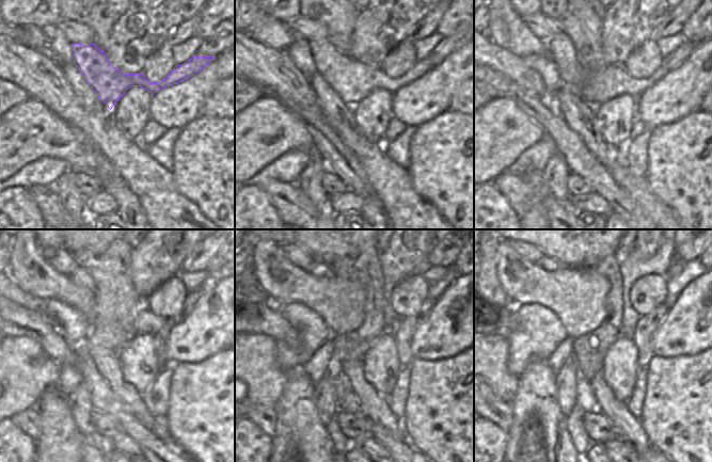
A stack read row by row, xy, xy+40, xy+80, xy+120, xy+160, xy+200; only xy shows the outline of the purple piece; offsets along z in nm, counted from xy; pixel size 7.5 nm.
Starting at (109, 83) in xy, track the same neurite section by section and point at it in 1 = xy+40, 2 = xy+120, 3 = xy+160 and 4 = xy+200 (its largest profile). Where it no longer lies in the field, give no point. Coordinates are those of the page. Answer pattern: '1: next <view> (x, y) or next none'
1: next xy+40 (352, 80)
2: next xy+120 (145, 322)
3: next xy+160 (317, 268)
4: next xy+200 (548, 264)

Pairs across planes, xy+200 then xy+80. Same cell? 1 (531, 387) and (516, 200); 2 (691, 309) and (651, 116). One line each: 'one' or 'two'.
1: two
2: one

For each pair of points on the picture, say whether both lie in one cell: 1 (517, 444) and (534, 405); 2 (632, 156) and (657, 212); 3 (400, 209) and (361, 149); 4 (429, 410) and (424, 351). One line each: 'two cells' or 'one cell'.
1: one cell
2: two cells
3: one cell
4: two cells

